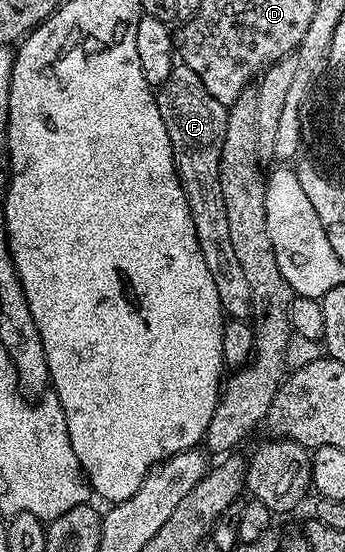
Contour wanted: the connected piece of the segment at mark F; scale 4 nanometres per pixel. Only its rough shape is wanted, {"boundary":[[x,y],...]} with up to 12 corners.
{"boundary":[[192,68],[157,87],[198,243],[231,319],[252,299],[220,192],[228,107]]}

